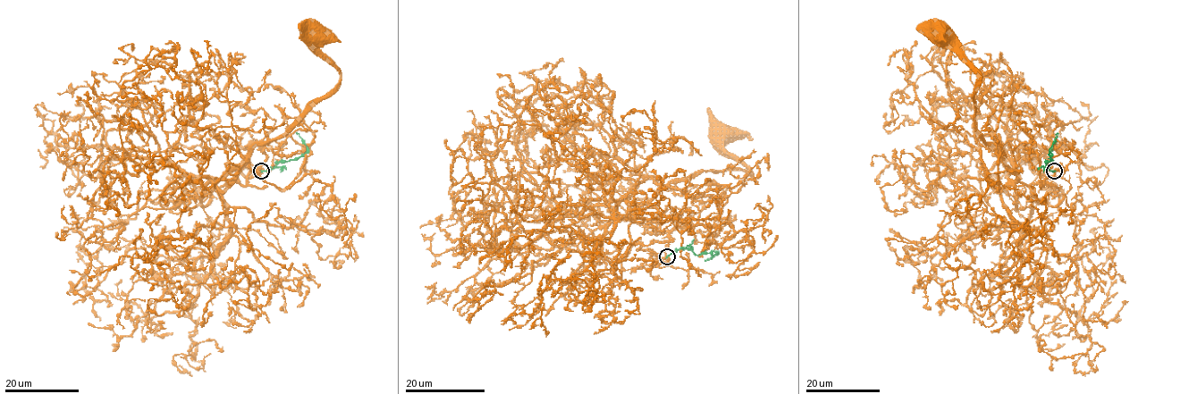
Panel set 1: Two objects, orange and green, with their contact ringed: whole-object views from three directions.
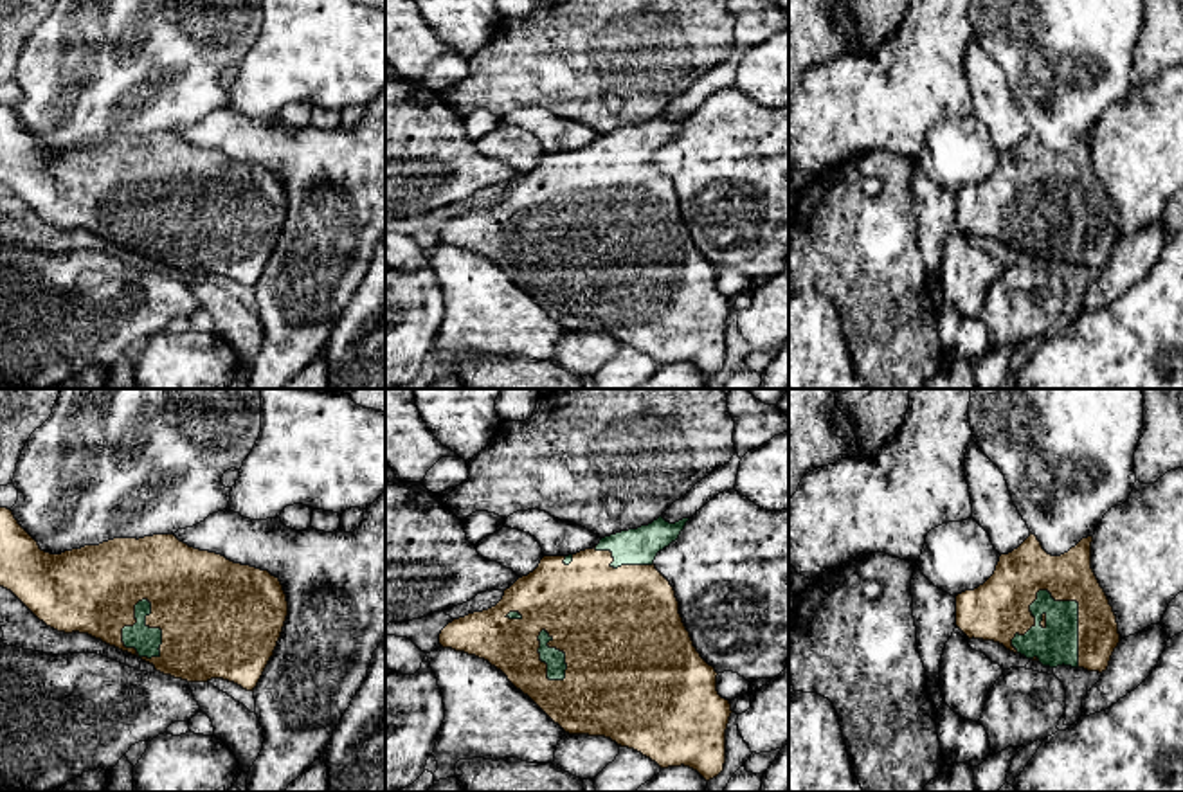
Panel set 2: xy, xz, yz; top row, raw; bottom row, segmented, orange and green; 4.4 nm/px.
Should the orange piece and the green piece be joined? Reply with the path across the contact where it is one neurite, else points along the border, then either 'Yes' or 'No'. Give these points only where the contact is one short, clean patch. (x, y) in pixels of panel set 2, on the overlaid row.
Yes

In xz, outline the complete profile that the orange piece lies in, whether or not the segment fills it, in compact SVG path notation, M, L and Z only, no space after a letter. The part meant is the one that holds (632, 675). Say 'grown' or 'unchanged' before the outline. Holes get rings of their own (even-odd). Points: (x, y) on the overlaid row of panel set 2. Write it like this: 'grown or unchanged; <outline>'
grown; M659 517L648 526L605 536L592 549L544 556L533 572L504 590L495 607L448 623L439 644L488 661L565 733L610 738L661 769L684 765L709 781L724 770L731 704L717 691L718 673L693 646L673 587L654 565L657 553L679 538L688 520L670 524Z

